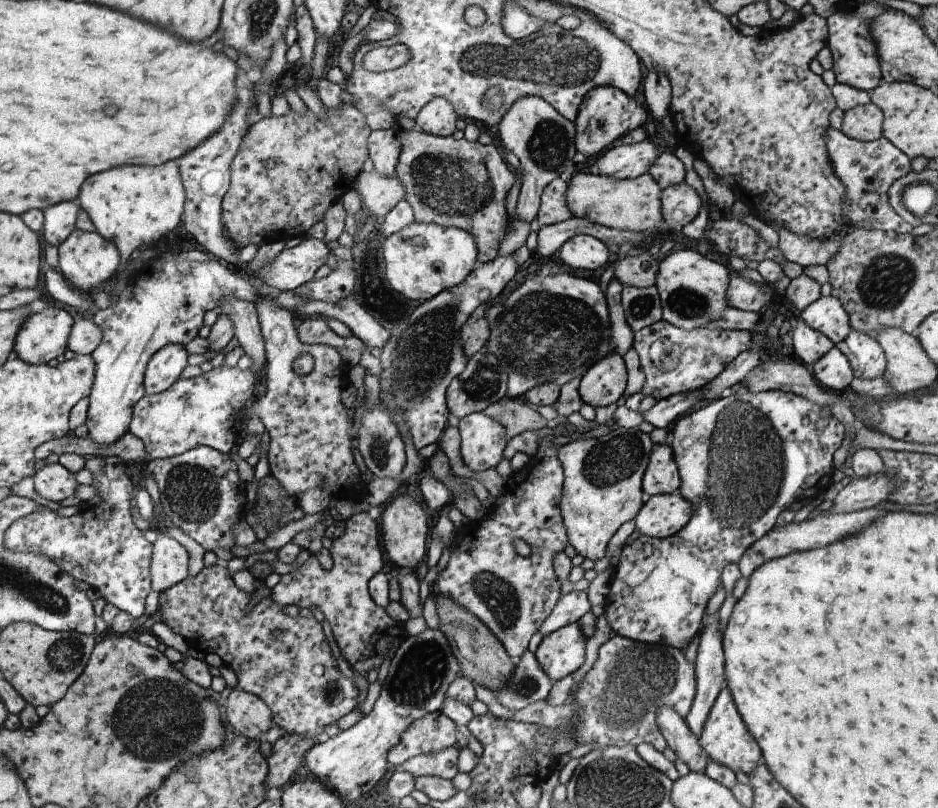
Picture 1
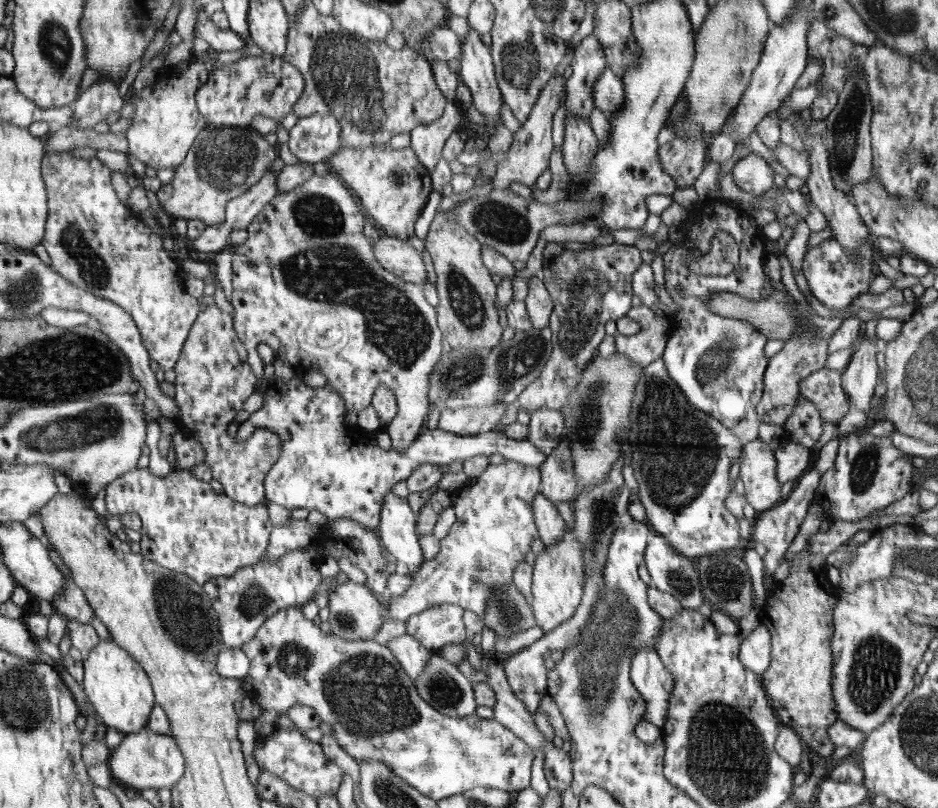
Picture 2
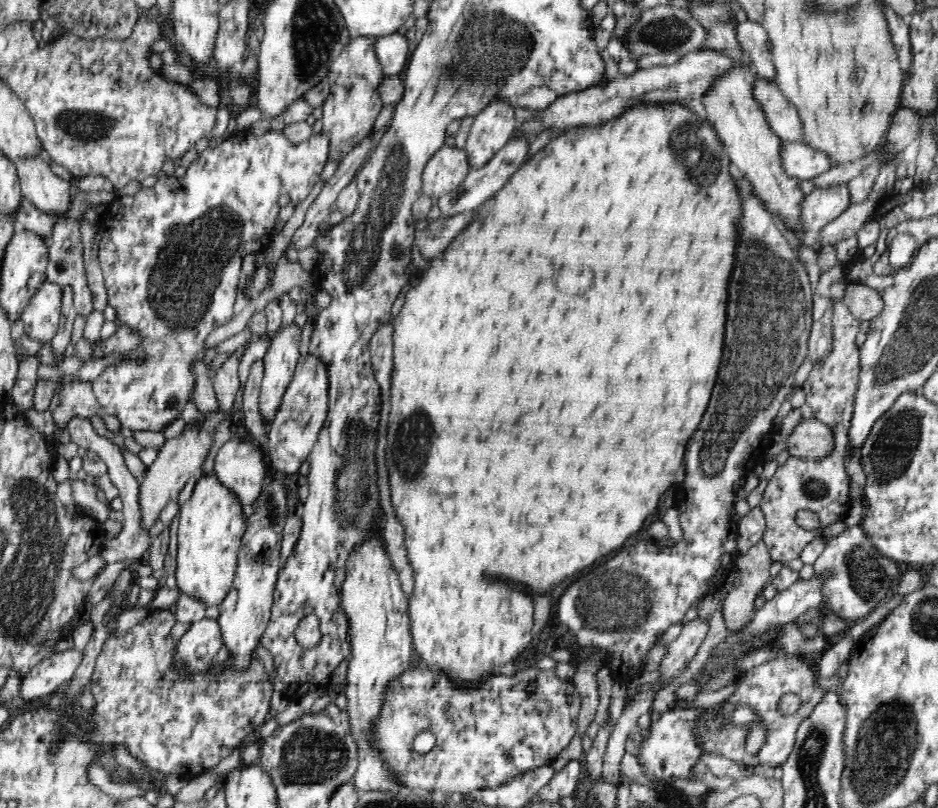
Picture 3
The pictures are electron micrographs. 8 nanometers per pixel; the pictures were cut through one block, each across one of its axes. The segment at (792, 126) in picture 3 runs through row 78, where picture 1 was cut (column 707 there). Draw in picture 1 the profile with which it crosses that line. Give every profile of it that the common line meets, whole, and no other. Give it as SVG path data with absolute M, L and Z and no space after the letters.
M666 706L658 712L658 726L661 726L662 734L669 740L670 748L677 758L680 758L691 772L704 773L708 764L707 754L696 736L690 732L684 718L676 710Z

